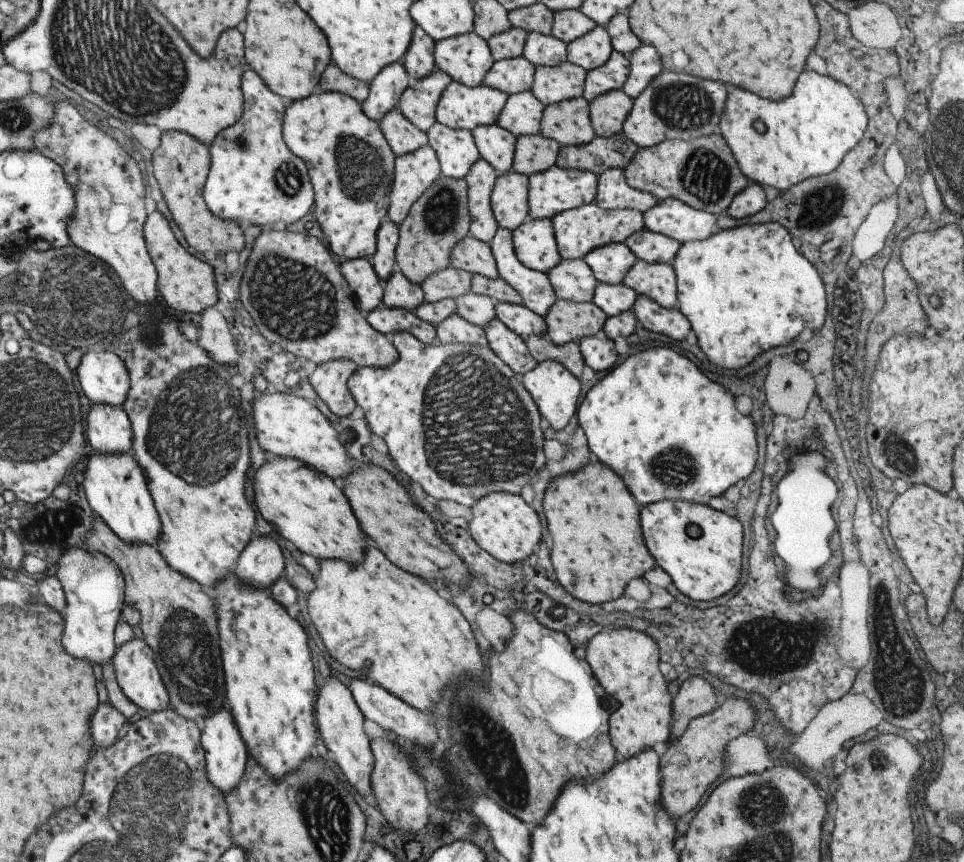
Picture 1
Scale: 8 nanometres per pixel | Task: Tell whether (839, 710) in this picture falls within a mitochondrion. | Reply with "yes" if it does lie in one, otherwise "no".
no

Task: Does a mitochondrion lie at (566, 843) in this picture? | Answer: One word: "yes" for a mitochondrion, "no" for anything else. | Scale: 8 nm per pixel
no

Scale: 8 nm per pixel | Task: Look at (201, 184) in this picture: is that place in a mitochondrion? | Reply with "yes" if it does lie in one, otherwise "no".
no

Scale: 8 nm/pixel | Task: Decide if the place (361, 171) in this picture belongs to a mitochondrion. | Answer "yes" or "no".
yes

